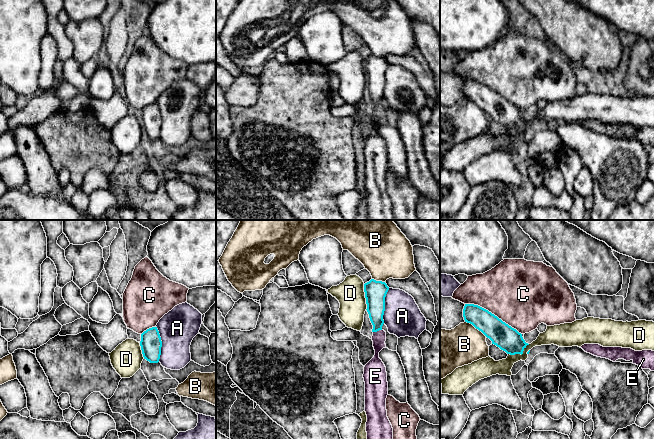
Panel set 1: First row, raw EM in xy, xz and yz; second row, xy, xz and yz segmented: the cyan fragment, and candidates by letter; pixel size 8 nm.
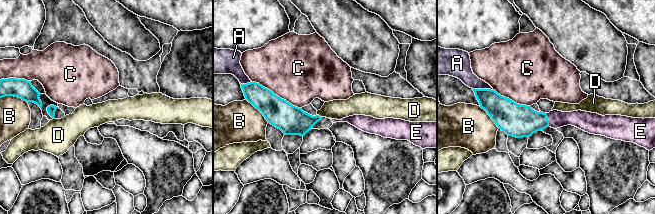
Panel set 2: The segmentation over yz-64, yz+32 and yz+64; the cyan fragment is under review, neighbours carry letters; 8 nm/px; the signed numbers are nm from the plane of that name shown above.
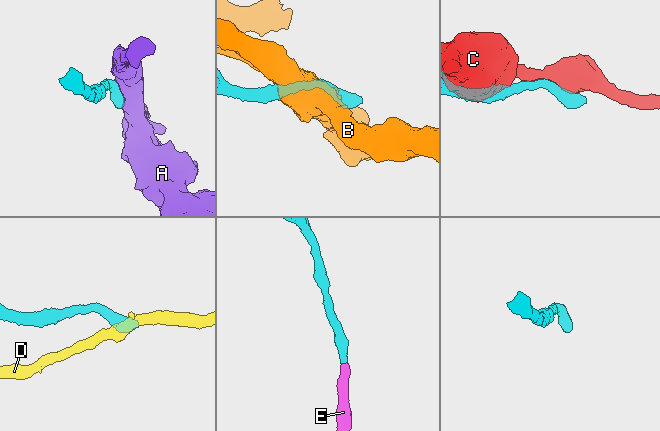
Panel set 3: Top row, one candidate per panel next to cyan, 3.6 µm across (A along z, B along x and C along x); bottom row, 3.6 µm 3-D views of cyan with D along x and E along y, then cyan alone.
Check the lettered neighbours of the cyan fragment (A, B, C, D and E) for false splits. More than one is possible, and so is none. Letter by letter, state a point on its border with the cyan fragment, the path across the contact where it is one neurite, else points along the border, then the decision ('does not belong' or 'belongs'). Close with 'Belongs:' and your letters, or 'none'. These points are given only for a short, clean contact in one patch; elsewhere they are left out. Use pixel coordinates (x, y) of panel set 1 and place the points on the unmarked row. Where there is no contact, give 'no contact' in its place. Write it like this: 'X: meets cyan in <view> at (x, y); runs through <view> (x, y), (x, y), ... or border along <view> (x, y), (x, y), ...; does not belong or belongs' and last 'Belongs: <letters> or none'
A: meets cyan in xz at (384, 82); does not belong
B: meets cyan in yz at (476, 104); does not belong
C: meets cyan in yz at (493, 90); does not belong
D: meets cyan in yz at (520, 129); border along yz (529, 120), (521, 130), (508, 130); does not belong
E: meets cyan in xz at (377, 106); belongs
Belongs: E

